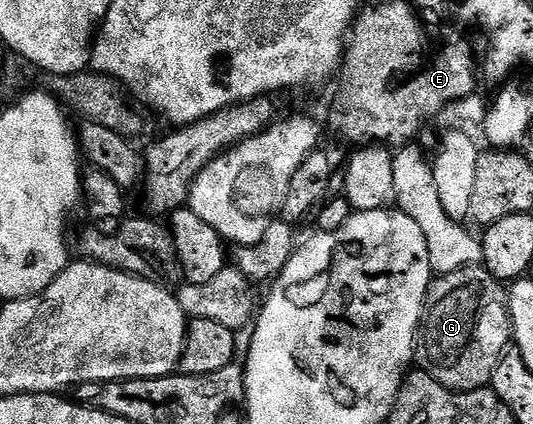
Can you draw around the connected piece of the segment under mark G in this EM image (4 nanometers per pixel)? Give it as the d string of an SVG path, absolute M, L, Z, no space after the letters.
M485 266L439 275L426 291L413 362L449 391L476 391L489 384L500 357L511 346L508 291Z

